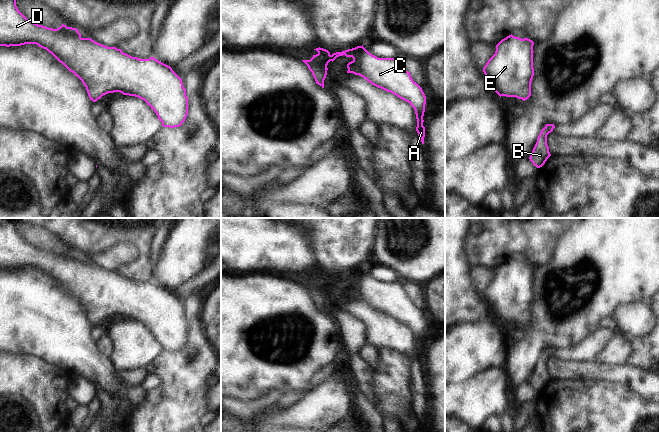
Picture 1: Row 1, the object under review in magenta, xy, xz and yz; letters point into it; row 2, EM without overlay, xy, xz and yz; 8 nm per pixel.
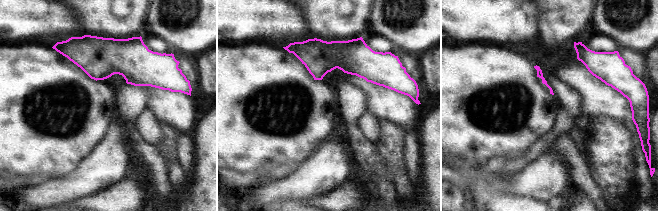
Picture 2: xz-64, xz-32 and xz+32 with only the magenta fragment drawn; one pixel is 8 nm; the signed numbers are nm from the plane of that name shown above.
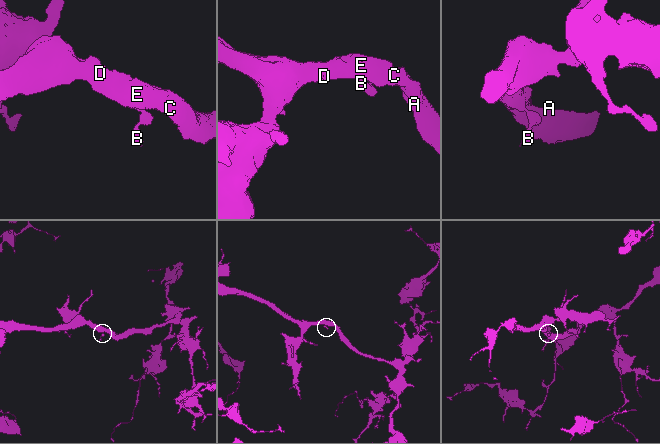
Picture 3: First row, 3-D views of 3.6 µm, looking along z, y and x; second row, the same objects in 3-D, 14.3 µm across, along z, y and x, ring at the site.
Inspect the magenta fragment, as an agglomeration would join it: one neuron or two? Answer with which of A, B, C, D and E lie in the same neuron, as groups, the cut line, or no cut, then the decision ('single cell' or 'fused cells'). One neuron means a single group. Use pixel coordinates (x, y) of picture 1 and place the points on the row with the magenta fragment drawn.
A B C D E; no cut; single cell

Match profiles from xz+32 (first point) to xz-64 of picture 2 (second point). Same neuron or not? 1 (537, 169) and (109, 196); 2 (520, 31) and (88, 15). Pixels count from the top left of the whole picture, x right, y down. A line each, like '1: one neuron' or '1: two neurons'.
1: two neurons
2: two neurons

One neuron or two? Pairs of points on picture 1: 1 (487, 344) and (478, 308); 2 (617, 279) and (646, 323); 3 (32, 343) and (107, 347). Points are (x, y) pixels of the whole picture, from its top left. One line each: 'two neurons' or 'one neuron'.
1: two neurons
2: two neurons
3: two neurons

